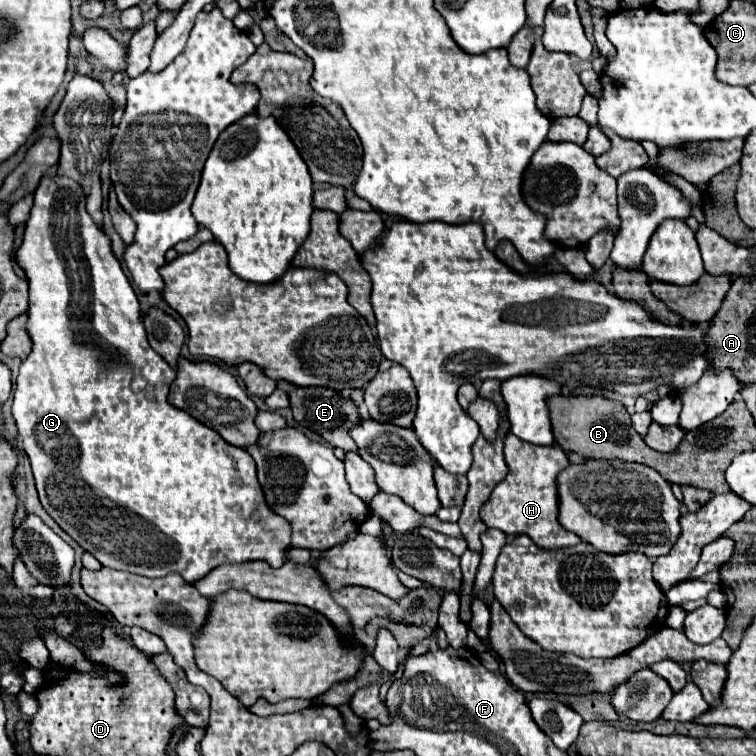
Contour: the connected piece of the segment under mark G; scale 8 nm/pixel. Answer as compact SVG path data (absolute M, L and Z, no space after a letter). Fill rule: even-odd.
M43 177L39 187L35 189L35 205L31 209L31 217L27 221L25 237L21 247L17 249L17 261L25 269L27 279L29 279L29 321L27 321L27 331L33 341L33 351L29 357L23 361L19 377L17 377L17 387L13 391L13 417L23 441L23 449L29 455L31 467L33 467L33 477L37 483L39 499L45 511L55 519L55 523L81 547L91 553L103 567L143 575L143 577L165 577L169 573L179 573L187 583L195 583L201 577L205 577L211 569L215 569L221 563L243 563L243 561L253 561L261 559L267 561L269 565L277 567L287 561L287 547L289 547L289 535L291 529L285 519L275 515L263 497L261 485L255 477L255 461L245 449L239 449L235 445L229 445L225 439L221 439L213 429L201 425L195 421L189 413L173 407L167 401L169 385L175 379L175 371L163 361L161 355L157 355L151 345L147 343L147 335L141 323L141 309L137 303L137 295L121 271L119 261L115 259L111 251L111 241L109 237L95 225L95 221L89 217L85 211L85 195L83 189L71 181L69 177ZM107 319L113 323L115 329L107 327ZM81 337L101 337L99 343L81 343ZM133 377L143 377L147 381L147 387L143 391L133 391L131 381ZM65 477L73 477L75 481L81 481L81 485L63 485Z

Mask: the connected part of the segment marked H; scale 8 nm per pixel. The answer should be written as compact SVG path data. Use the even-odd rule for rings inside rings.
M513 433L505 439L505 463L509 467L507 477L493 489L489 501L481 509L481 519L487 527L501 529L507 535L529 535L543 549L571 547L579 543L575 533L569 533L559 523L559 493L557 473L569 467L569 455L561 447L535 447L521 441Z

